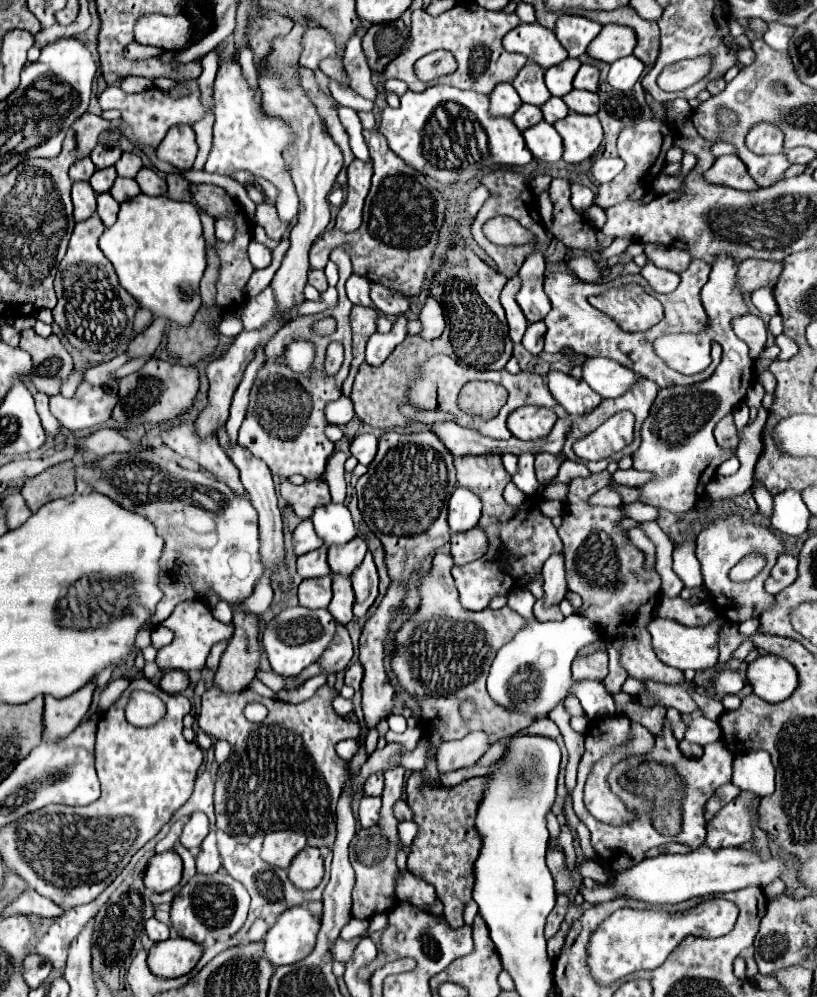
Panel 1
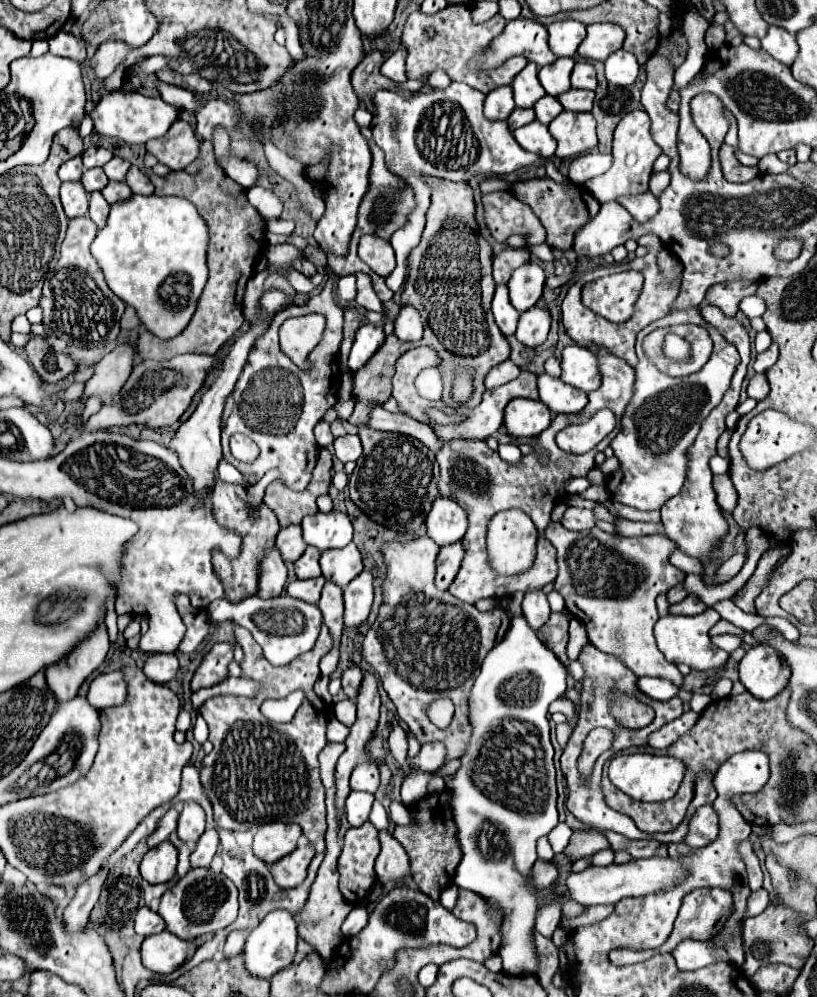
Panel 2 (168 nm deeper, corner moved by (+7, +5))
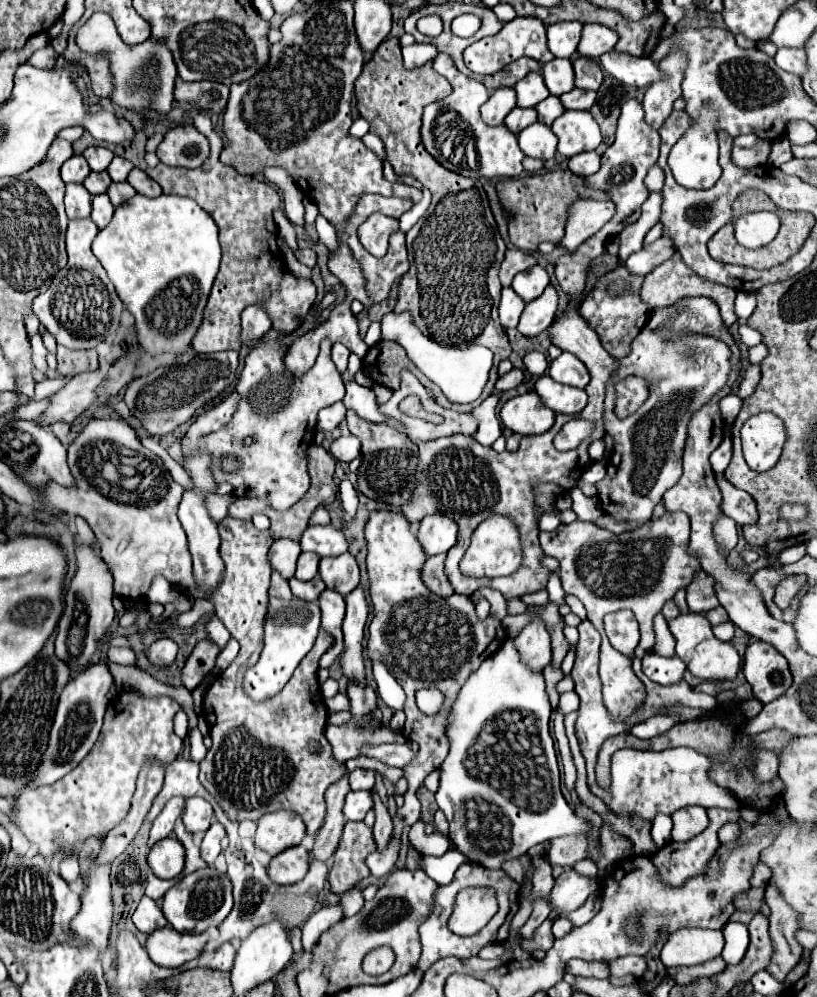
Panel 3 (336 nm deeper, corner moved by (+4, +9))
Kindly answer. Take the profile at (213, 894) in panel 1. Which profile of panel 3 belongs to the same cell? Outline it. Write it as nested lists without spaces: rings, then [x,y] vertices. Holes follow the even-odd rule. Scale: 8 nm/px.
[[[206,867],[182,877],[164,895],[162,911],[168,923],[180,933],[204,933],[210,927],[218,927],[232,911],[232,883],[216,867]]]

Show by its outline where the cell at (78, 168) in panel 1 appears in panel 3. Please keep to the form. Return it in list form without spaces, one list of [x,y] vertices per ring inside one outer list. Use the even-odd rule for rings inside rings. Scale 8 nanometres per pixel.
[[[72,155],[62,165],[62,181],[64,183],[82,183],[90,173],[90,167],[82,155]]]

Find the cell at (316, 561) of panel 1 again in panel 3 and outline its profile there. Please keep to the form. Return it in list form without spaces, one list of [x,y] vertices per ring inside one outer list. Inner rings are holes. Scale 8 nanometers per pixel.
[[[300,553],[298,563],[296,563],[296,579],[300,581],[310,581],[318,575],[318,555],[312,553]]]

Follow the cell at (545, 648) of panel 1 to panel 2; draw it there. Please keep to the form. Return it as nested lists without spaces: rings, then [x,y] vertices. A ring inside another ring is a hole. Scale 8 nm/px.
[[[515,615],[511,619],[511,625],[505,633],[505,637],[501,639],[501,643],[497,643],[485,657],[483,665],[481,665],[481,673],[473,685],[473,691],[471,691],[471,697],[469,697],[469,707],[471,707],[471,715],[469,719],[473,721],[473,735],[471,735],[471,745],[469,745],[469,751],[461,757],[461,767],[459,771],[453,775],[453,783],[447,783],[447,791],[451,791],[453,795],[453,819],[457,823],[457,837],[459,837],[459,843],[461,843],[461,849],[463,849],[463,859],[461,863],[457,865],[457,871],[455,871],[455,879],[453,883],[461,889],[469,889],[477,895],[481,895],[495,911],[501,913],[501,927],[499,927],[499,933],[501,933],[501,945],[499,945],[499,957],[503,959],[503,973],[507,975],[513,975],[513,977],[535,977],[539,973],[539,955],[537,955],[537,949],[535,949],[535,915],[537,915],[537,909],[539,909],[539,891],[531,885],[531,867],[533,863],[537,861],[537,849],[535,849],[535,843],[539,837],[547,835],[557,823],[559,823],[559,813],[557,813],[557,807],[555,807],[555,801],[557,801],[557,789],[555,789],[555,767],[553,767],[553,745],[549,741],[549,721],[547,721],[547,709],[549,705],[559,699],[565,689],[567,689],[567,669],[565,665],[557,659],[557,655],[537,637],[537,631],[531,629],[525,621],[523,615]]]

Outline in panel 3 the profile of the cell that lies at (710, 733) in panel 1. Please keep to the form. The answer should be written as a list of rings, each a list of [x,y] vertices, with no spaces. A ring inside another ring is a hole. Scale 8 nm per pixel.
[[[656,715],[656,717],[650,717],[650,719],[642,721],[642,723],[636,723],[636,725],[630,729],[630,733],[634,733],[636,737],[642,737],[642,739],[650,739],[650,737],[656,737],[656,735],[668,731],[668,727],[672,727],[672,725],[676,725],[674,719],[658,717],[658,715]]]

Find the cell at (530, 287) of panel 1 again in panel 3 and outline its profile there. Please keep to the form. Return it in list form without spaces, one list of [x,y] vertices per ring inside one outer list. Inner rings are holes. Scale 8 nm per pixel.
[[[534,265],[532,269],[514,277],[512,289],[528,303],[528,301],[534,301],[536,297],[540,297],[548,283],[550,283],[550,277],[548,277],[546,269],[542,269],[540,265]]]

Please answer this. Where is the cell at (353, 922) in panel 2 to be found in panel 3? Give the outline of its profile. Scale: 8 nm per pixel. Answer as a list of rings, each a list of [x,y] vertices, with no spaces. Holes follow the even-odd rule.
[[[356,885],[356,887],[352,887],[348,893],[342,893],[338,905],[342,907],[344,917],[352,917],[352,915],[356,915],[356,913],[362,909],[362,905],[364,905],[362,889]]]

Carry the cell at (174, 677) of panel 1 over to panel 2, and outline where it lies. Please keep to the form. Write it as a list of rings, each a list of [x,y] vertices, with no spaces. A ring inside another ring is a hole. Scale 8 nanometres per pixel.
[[[155,653],[151,655],[147,661],[145,661],[145,667],[143,667],[143,673],[147,675],[149,681],[153,683],[169,683],[179,671],[179,661],[175,655],[161,655],[161,653]]]

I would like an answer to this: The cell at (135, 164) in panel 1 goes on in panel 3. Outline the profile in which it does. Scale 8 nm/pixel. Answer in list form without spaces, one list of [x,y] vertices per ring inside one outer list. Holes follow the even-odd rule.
[[[114,157],[106,171],[108,171],[108,175],[110,175],[112,181],[126,181],[126,177],[128,177],[128,173],[132,169],[134,169],[134,165],[130,161],[126,161],[122,157]]]

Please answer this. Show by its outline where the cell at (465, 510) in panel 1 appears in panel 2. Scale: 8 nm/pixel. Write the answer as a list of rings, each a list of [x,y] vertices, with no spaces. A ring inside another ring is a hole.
[[[437,497],[433,501],[425,525],[427,525],[427,535],[437,545],[449,545],[463,539],[469,527],[469,519],[467,511],[457,501],[447,497]]]

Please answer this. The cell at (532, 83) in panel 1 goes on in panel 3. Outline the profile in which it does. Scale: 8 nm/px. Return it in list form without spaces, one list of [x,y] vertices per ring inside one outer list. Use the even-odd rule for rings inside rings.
[[[528,73],[520,83],[516,83],[514,91],[518,95],[518,107],[536,107],[550,95],[542,81],[542,73]]]

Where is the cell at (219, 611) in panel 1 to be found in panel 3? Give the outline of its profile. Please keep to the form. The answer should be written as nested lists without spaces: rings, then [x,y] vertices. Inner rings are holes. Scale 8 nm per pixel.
[[[272,597],[268,605],[266,625],[264,625],[264,631],[266,631],[264,649],[258,663],[248,667],[244,673],[244,681],[242,681],[244,693],[254,701],[264,701],[274,697],[288,683],[288,679],[292,677],[294,669],[298,667],[302,657],[308,653],[308,649],[312,649],[318,629],[320,629],[318,603],[302,601],[298,597],[294,597],[292,601],[282,601]]]

